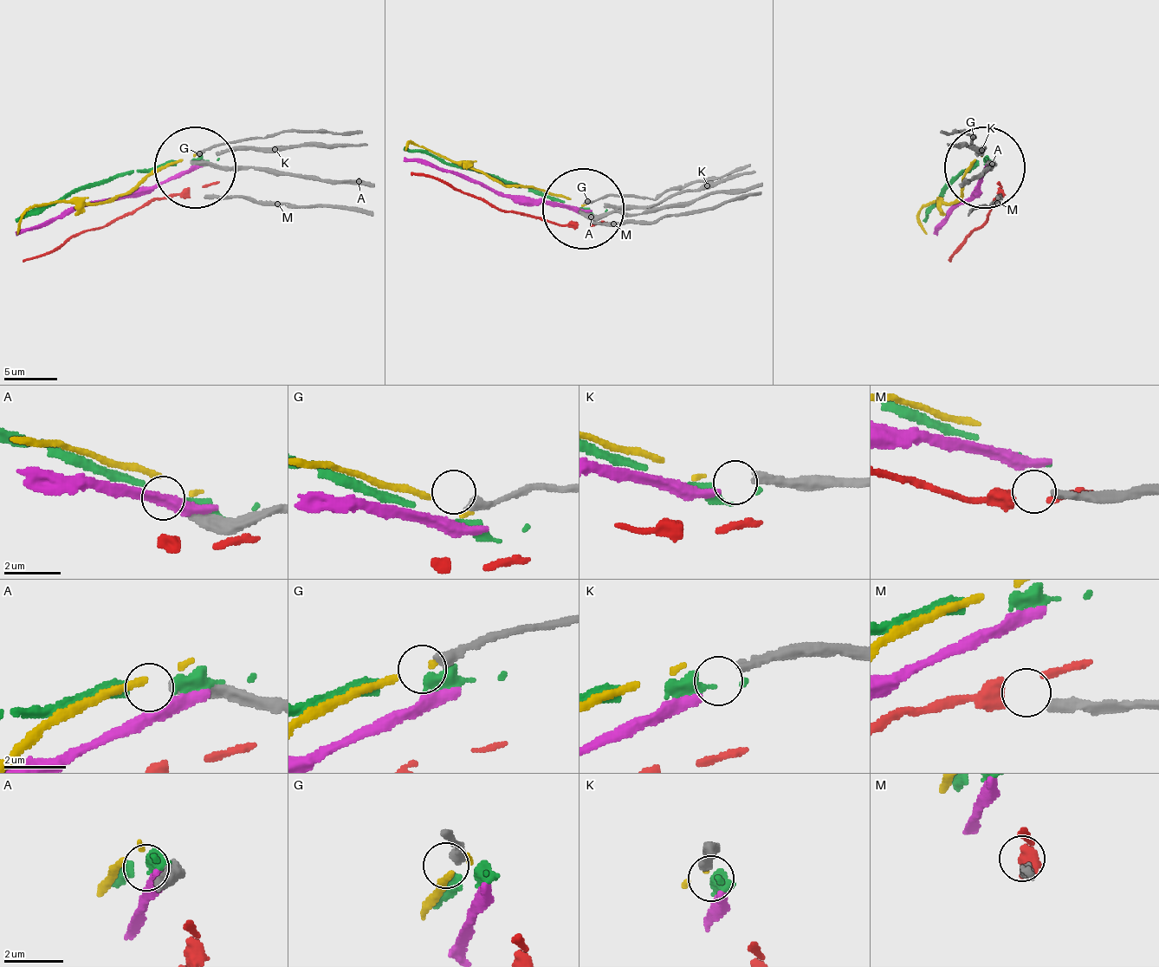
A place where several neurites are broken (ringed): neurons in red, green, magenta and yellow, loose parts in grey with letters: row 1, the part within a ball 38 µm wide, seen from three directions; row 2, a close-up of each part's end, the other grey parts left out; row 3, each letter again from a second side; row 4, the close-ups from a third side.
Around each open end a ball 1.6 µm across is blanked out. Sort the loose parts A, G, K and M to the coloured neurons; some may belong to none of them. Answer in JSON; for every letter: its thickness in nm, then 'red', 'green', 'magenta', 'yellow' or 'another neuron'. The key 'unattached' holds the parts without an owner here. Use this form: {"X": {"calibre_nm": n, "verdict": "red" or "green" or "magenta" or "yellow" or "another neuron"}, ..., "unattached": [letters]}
{"A": {"calibre_nm": 360, "verdict": "another neuron"}, "G": {"calibre_nm": 360, "verdict": "another neuron"}, "K": {"calibre_nm": 280, "verdict": "magenta"}, "M": {"calibre_nm": 300, "verdict": "another neuron"}, "unattached": ["A", "G", "M"]}

